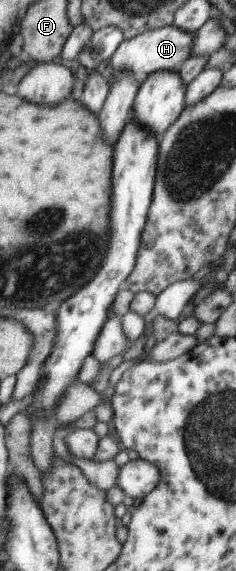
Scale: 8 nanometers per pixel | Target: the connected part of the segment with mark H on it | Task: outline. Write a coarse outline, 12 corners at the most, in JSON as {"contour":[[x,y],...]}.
{"contour":[[171,25],[118,49],[116,72],[181,69],[198,34]]}

